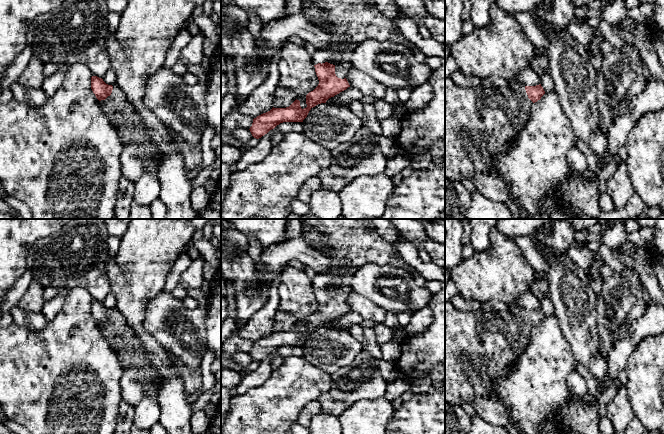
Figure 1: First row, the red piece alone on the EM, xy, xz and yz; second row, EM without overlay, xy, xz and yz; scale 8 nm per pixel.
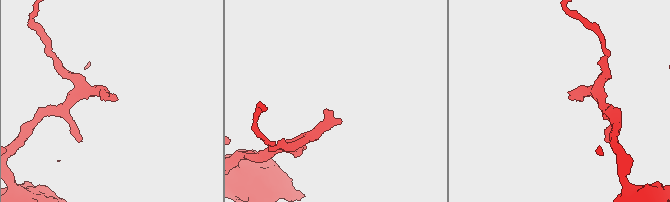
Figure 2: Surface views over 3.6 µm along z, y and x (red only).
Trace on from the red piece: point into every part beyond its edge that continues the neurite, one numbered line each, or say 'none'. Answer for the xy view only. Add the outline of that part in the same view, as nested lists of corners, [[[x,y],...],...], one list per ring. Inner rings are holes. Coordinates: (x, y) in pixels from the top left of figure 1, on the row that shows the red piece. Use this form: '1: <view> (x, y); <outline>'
1: xy (139, 155); [[[113,85],[110,96],[99,101],[120,135],[124,147],[120,155],[122,175],[136,182],[145,172],[157,175],[160,154],[136,108],[124,92]]]

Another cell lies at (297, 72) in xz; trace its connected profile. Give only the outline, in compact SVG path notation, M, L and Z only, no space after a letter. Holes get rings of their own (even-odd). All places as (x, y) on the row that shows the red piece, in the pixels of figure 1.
M287 41L280 51L278 69L278 85L293 90L301 108L306 108L306 95L319 84L312 56L303 46Z

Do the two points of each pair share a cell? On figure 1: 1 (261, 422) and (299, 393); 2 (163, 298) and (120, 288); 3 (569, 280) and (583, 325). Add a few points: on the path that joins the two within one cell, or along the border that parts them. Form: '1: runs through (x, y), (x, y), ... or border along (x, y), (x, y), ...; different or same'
1: runs through (270, 413), (283, 400), (290, 399); same
2: border along (163, 288), (147, 304), (144, 317); different
3: runs through (570, 291), (574, 299), (576, 314); same

